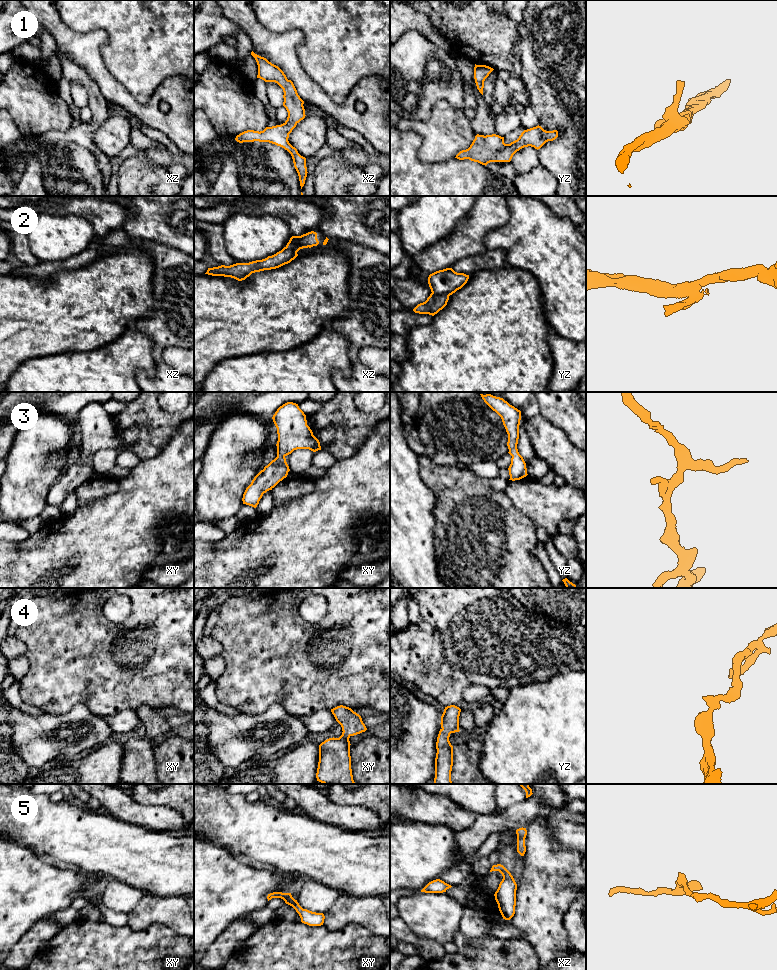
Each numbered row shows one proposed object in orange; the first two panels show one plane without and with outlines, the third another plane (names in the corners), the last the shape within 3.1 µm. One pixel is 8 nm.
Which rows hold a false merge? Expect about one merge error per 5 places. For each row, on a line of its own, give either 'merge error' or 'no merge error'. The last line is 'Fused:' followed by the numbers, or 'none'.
1: no merge error
2: merge error
3: no merge error
4: no merge error
5: no merge error
Fused: 2

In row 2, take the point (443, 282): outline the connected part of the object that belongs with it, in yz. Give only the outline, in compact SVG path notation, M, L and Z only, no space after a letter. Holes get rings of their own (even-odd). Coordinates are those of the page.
M446 268L430 274L428 284L432 293L450 296L461 289L468 279L469 275L457 273L452 268Z

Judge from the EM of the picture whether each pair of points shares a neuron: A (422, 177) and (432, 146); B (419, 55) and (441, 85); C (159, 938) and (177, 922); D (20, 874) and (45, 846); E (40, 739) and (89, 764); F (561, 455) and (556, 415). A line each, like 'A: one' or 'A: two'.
A: two
B: one
C: two
D: two
E: two
F: two

